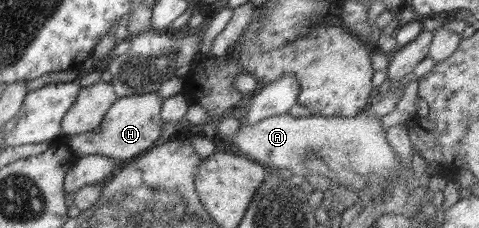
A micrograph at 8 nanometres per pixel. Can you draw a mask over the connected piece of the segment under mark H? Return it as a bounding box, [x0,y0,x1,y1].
[67,92,163,163]

